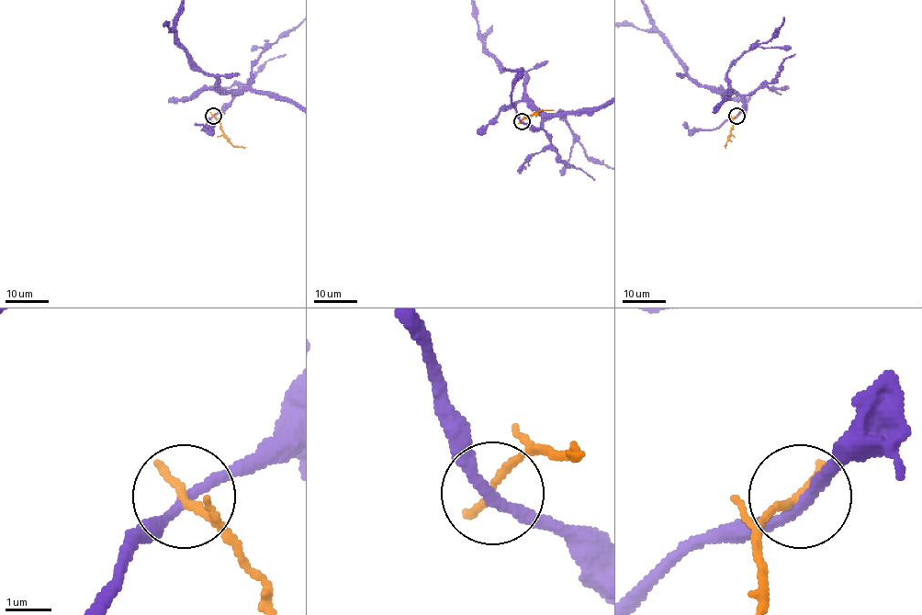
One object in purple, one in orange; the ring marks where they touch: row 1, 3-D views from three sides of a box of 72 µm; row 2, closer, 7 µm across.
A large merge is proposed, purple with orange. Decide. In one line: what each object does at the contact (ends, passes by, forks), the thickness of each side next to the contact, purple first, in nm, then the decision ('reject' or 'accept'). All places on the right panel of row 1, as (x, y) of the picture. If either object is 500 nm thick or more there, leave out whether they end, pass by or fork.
purple passes by | orange ends | 240/200 nm | reject

